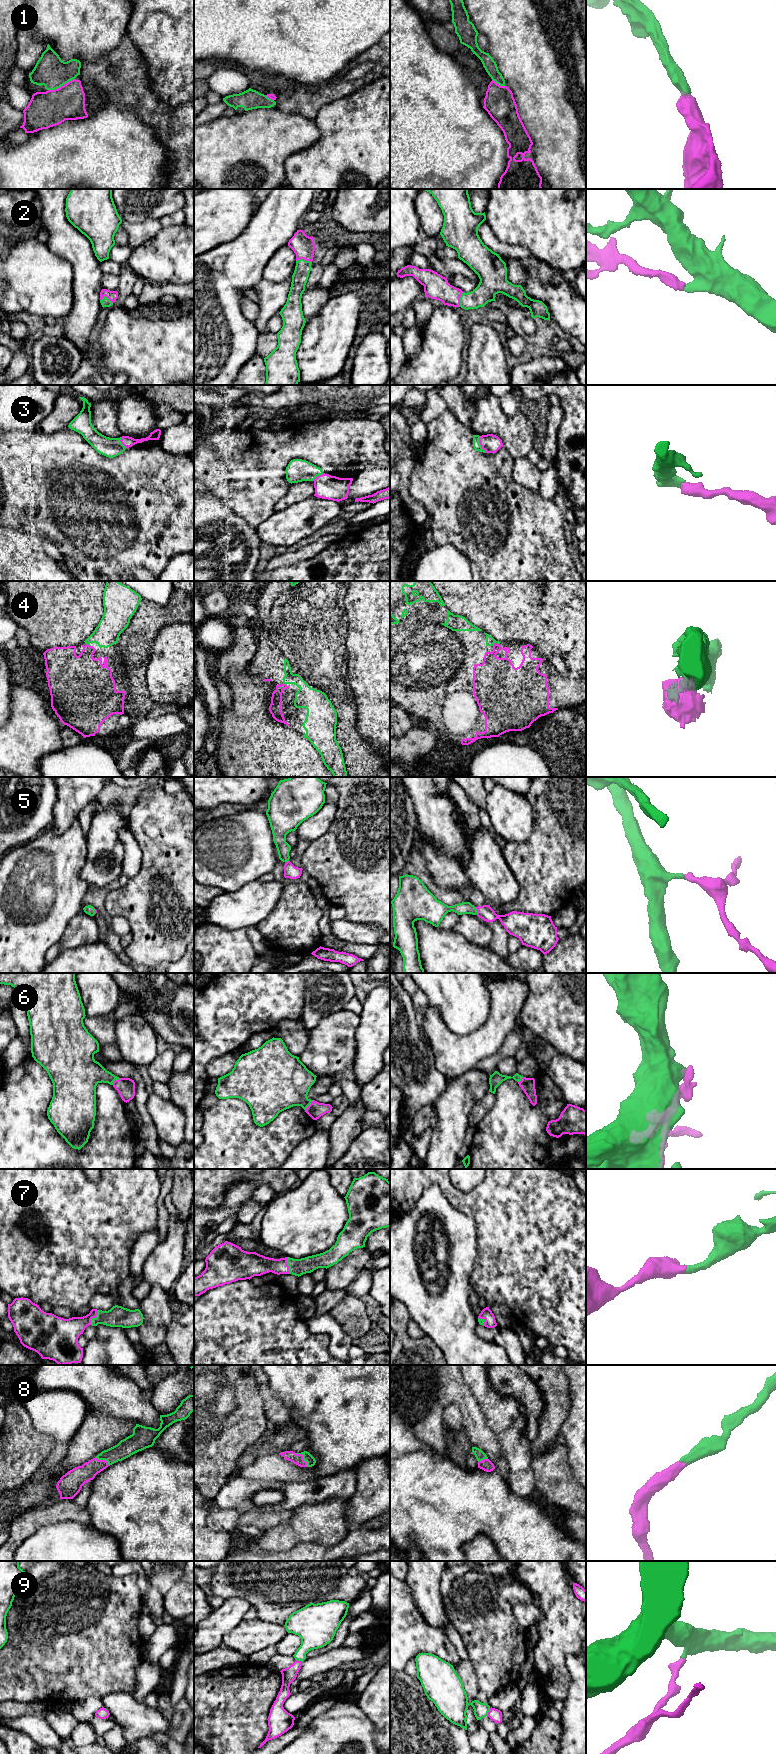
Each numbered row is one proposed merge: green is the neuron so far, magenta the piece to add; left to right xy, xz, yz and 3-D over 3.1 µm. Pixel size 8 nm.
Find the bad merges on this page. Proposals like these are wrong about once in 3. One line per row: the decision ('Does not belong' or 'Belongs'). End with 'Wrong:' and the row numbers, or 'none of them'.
1: Belongs
2: Belongs
3: Belongs
4: Belongs
5: Belongs
6: Belongs
7: Belongs
8: Belongs
9: Belongs
Wrong: none of them

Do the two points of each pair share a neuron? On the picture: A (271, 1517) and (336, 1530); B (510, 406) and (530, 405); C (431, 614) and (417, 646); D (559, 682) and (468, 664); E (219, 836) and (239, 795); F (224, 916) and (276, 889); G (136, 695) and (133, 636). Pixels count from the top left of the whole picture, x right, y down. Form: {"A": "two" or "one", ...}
{"A": "two", "B": "two", "C": "two", "D": "one", "E": "two", "F": "one", "G": "one"}

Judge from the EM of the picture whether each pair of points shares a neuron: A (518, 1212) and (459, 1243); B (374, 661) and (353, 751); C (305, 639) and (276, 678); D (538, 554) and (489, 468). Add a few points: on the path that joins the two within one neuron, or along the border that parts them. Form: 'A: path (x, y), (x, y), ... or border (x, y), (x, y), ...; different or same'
A: border (463, 1213), (469, 1216), (475, 1225), (476, 1257); different
B: border (357, 707), (355, 730), (373, 748); different
C: border (285, 657), (289, 661); different
D: path (517, 533), (489, 505), (489, 489); same

